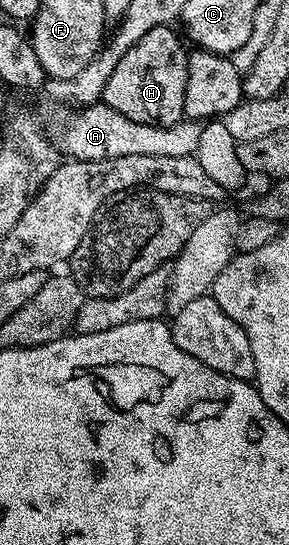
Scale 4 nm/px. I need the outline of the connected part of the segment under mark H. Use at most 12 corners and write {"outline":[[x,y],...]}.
{"outline":[[154,27],[108,78],[103,104],[134,123],[182,120],[188,53]]}

